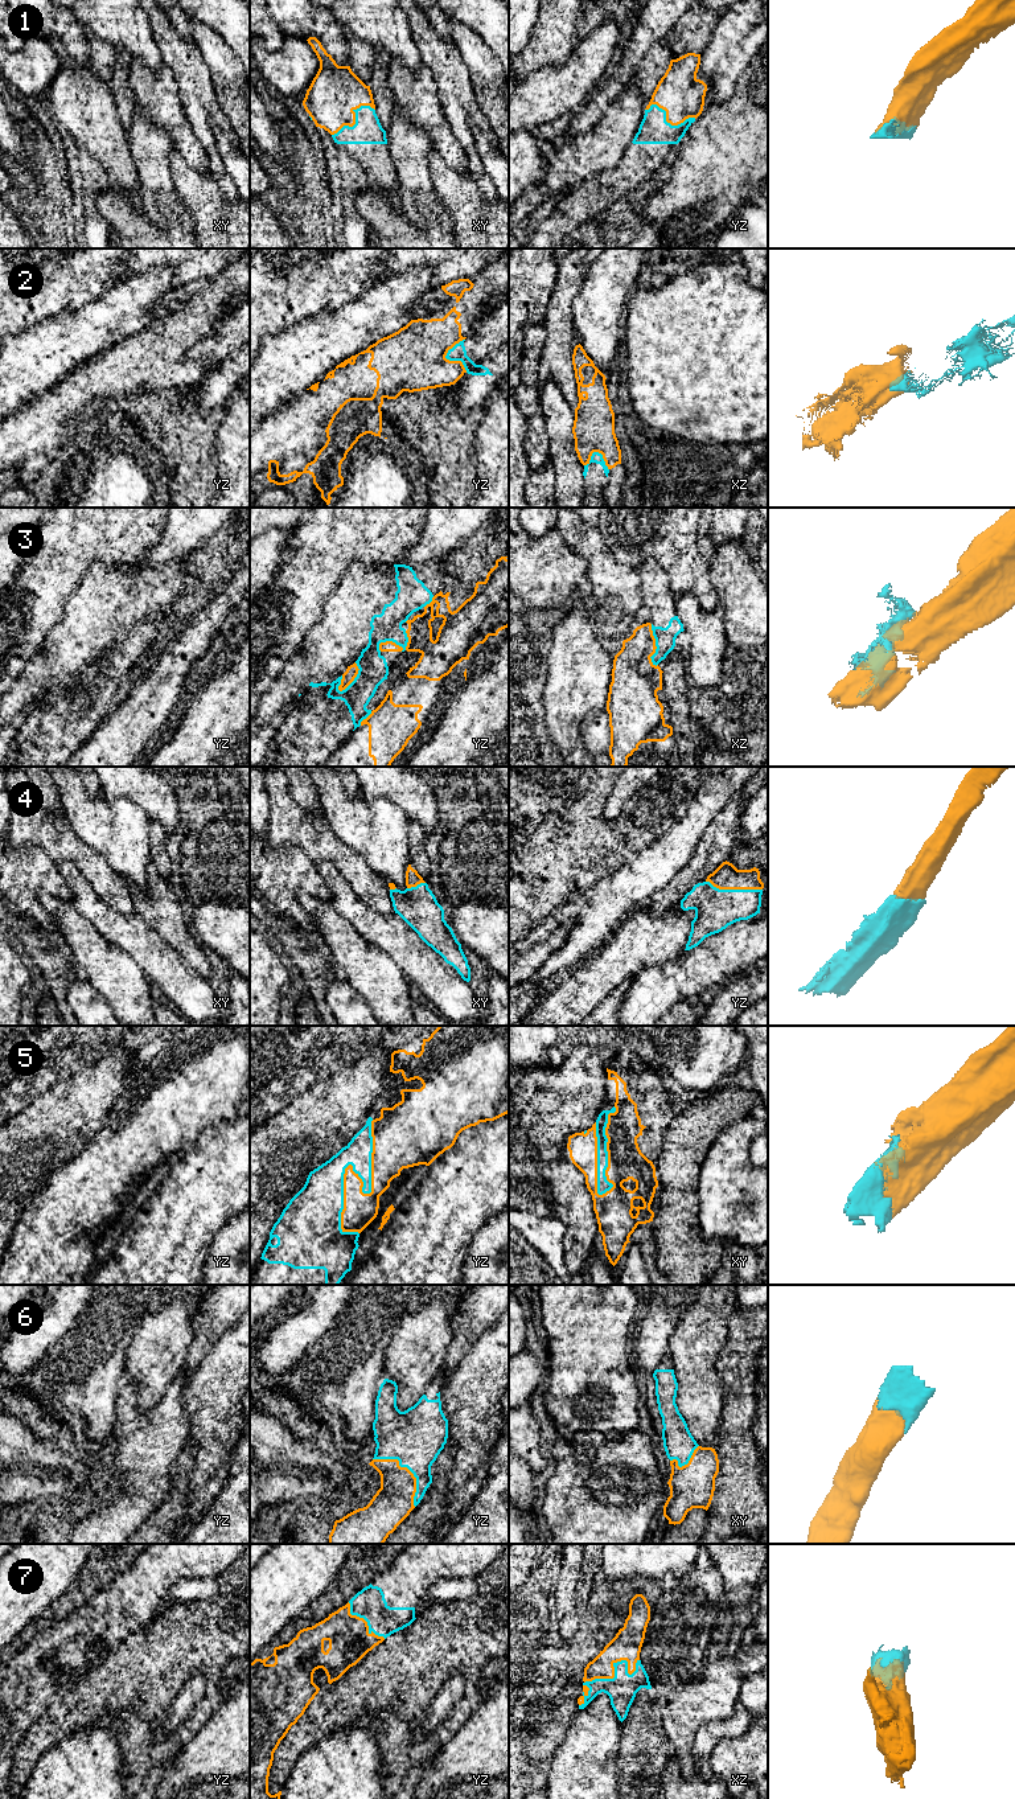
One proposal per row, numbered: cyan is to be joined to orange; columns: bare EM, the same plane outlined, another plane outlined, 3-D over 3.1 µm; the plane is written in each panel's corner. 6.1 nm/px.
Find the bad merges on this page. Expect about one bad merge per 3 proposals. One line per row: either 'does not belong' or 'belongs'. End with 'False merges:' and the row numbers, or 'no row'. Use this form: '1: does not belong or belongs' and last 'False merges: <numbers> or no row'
1: belongs
2: does not belong
3: does not belong
4: belongs
5: belongs
6: belongs
7: belongs
False merges: 2, 3

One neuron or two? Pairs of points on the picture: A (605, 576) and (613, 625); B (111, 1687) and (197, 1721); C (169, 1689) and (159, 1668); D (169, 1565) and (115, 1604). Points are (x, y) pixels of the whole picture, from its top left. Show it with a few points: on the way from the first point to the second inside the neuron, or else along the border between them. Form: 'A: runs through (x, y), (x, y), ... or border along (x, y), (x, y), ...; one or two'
A: runs through (613, 588), (613, 613); one
B: runs through (140, 1709), (140, 1741), (152, 1749), (168, 1746); one
C: runs through (164, 1684), (159, 1679), (159, 1674); one
D: runs through (156, 1573), (128, 1601); one

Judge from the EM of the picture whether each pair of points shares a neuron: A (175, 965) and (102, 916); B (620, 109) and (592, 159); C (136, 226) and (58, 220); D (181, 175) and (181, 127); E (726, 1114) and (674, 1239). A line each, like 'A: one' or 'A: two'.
A: one
B: one
C: two
D: two
E: one

